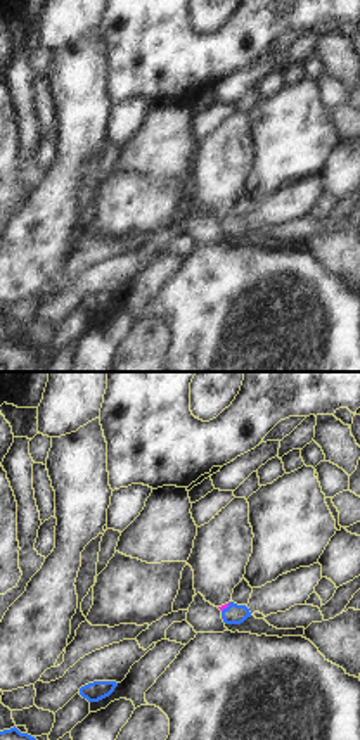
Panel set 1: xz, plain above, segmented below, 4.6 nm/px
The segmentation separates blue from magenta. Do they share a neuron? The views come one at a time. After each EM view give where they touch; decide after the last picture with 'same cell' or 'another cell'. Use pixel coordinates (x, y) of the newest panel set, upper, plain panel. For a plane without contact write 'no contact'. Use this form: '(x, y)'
(227, 220)

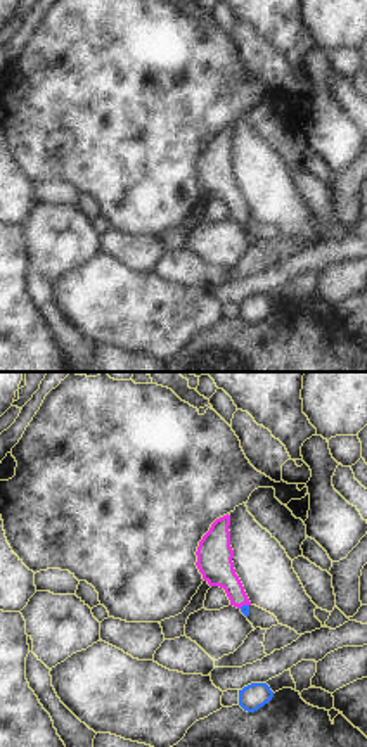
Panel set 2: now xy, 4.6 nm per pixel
(243, 218)

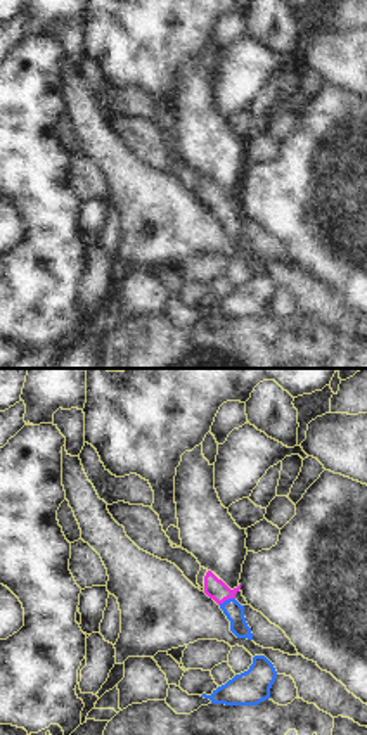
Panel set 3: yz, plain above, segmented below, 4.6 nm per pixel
(225, 213)

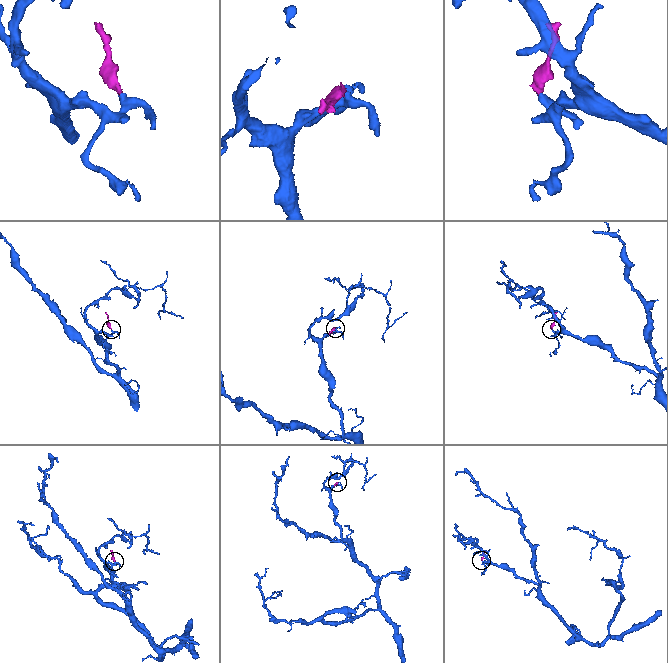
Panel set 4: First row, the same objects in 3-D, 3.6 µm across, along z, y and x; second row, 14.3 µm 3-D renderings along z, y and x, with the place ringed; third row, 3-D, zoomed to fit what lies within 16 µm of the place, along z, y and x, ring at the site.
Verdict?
same cell

